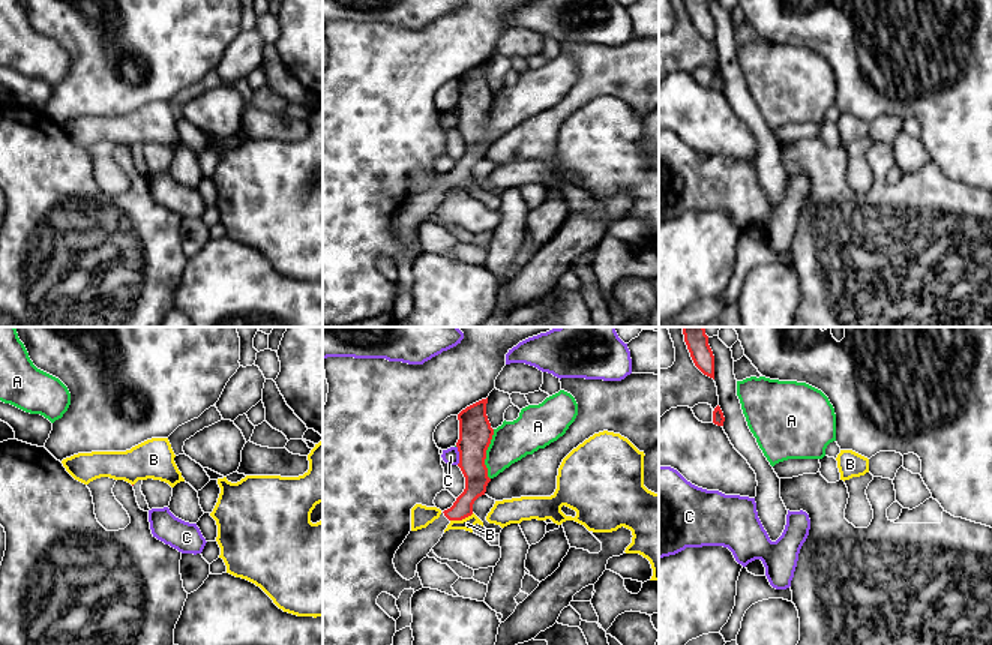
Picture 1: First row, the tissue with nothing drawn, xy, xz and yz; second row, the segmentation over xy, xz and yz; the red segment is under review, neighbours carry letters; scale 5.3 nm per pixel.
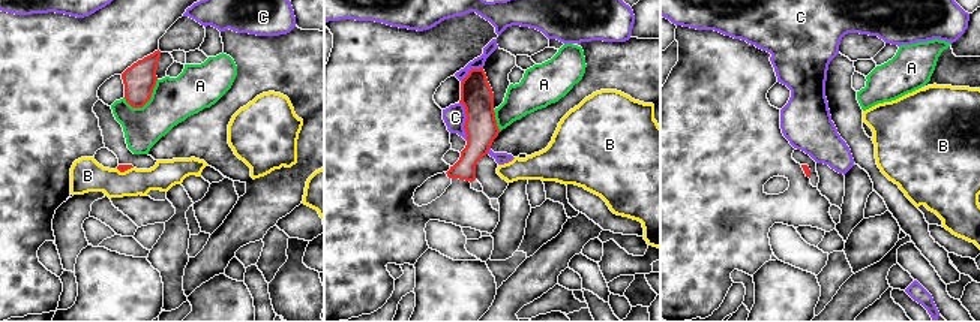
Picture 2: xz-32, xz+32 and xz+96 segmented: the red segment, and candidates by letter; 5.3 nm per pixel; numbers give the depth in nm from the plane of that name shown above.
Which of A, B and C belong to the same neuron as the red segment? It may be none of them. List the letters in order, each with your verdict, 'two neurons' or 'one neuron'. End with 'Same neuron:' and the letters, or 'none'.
A: two neurons
B: two neurons
C: two neurons
Same neuron: none

